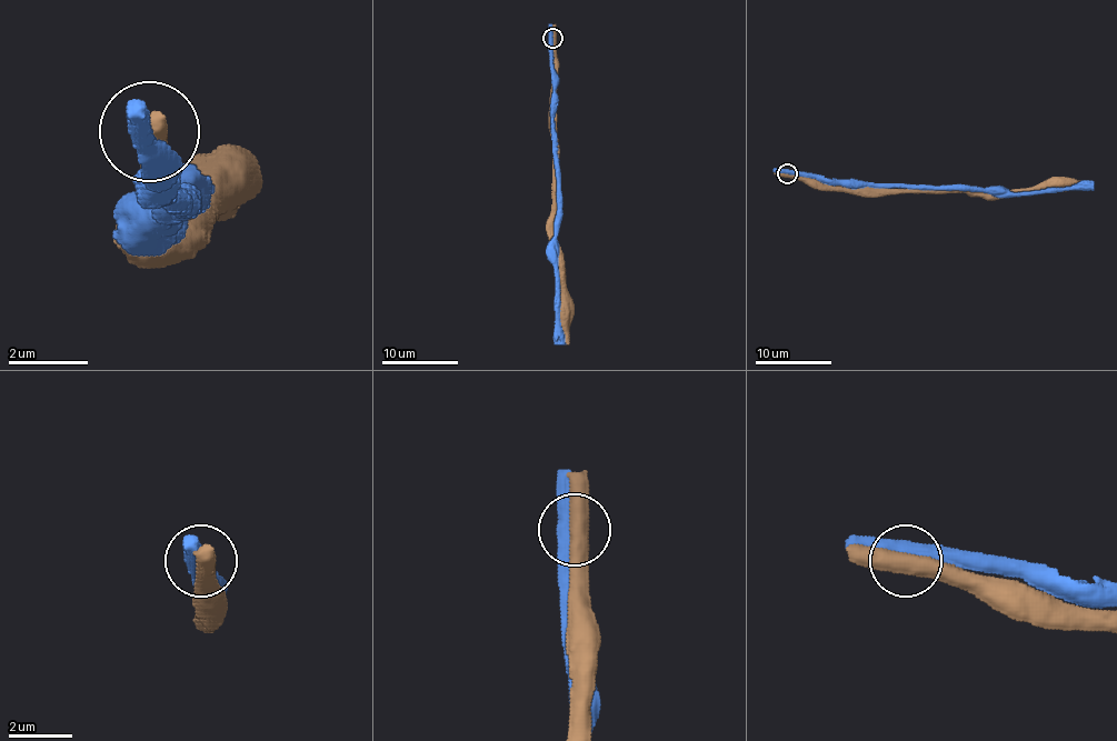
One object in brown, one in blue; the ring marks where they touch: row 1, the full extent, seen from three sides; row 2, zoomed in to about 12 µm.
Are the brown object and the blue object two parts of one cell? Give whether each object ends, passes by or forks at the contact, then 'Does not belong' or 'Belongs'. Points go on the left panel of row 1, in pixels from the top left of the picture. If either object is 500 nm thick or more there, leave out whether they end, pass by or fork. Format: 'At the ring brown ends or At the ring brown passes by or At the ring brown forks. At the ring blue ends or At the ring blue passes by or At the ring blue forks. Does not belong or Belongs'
Does not belong

